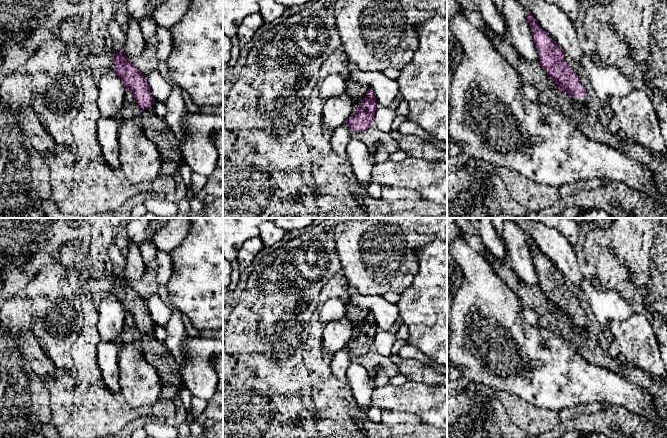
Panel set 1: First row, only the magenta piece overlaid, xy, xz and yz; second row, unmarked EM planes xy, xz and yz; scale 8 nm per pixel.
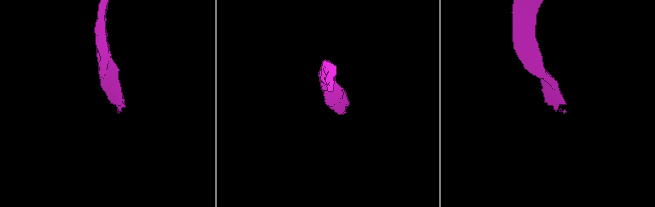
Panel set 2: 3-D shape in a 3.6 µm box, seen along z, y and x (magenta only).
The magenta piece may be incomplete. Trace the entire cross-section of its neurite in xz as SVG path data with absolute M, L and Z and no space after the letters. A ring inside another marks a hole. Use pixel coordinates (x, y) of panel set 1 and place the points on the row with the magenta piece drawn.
M369 89L363 101L355 108L356 111L347 120L346 125L353 131L364 131L372 124L377 107L378 102L376 101L375 95Z

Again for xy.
M122 50L114 54L112 66L113 71L121 78L126 89L133 93L136 102L142 109L140 123L145 134L156 145L162 159L160 174L173 176L179 172L183 161L181 144L164 119L155 113L155 100L146 77L137 70L131 61L125 58Z

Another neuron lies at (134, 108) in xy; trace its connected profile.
M127 90L124 98L124 105L121 109L118 110L116 118L120 122L123 122L128 119L136 119L140 121L141 117L142 117L142 109L137 104L133 93Z

